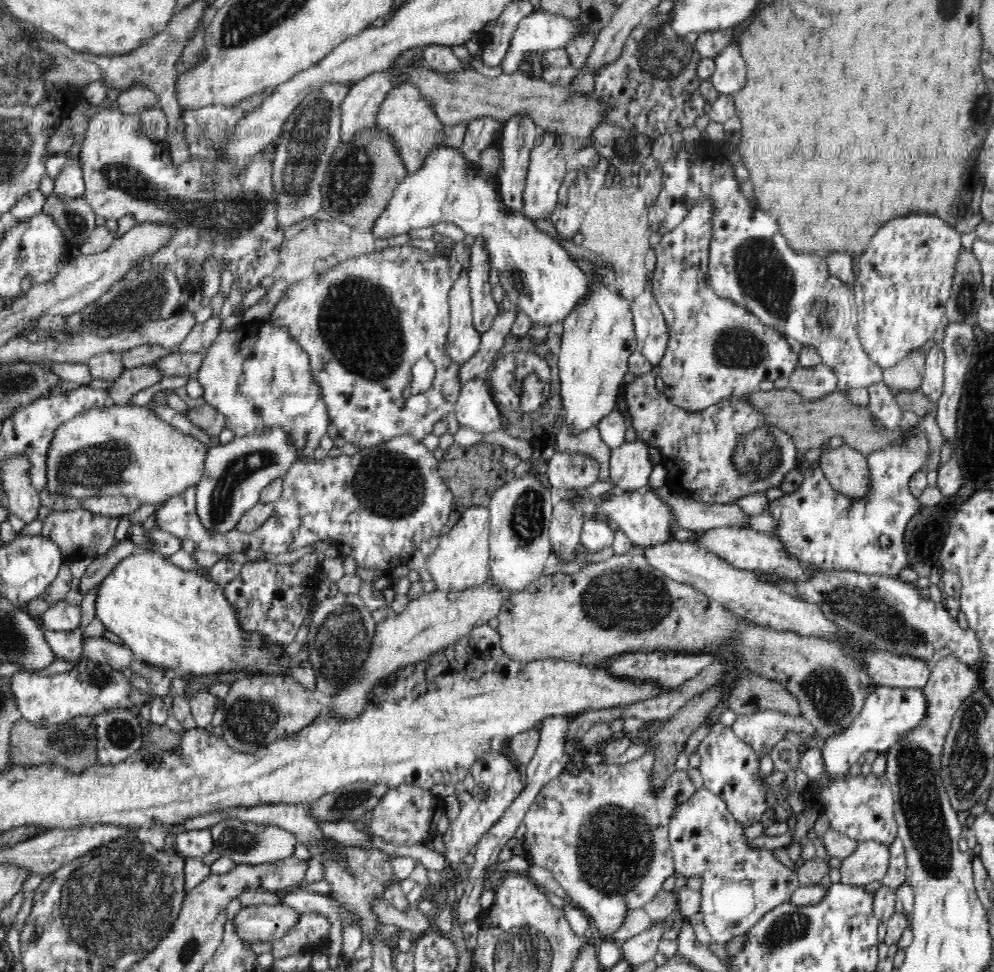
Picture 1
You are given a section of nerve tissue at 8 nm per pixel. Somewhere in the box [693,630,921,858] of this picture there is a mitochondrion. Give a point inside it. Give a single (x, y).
(829, 694)

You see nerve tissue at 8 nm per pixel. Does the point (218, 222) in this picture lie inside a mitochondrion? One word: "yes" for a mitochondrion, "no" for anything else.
yes

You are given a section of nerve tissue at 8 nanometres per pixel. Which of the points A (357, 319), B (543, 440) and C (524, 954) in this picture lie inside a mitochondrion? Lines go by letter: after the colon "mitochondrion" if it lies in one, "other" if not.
A: mitochondrion
B: other
C: mitochondrion

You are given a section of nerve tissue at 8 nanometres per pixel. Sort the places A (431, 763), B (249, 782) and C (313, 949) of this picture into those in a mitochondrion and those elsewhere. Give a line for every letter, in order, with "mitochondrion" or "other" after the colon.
A: other
B: other
C: other

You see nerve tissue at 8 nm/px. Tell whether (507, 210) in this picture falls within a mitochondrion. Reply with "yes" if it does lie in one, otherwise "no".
no

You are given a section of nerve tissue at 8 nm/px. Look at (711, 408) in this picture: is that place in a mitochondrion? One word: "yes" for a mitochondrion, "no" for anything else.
no

